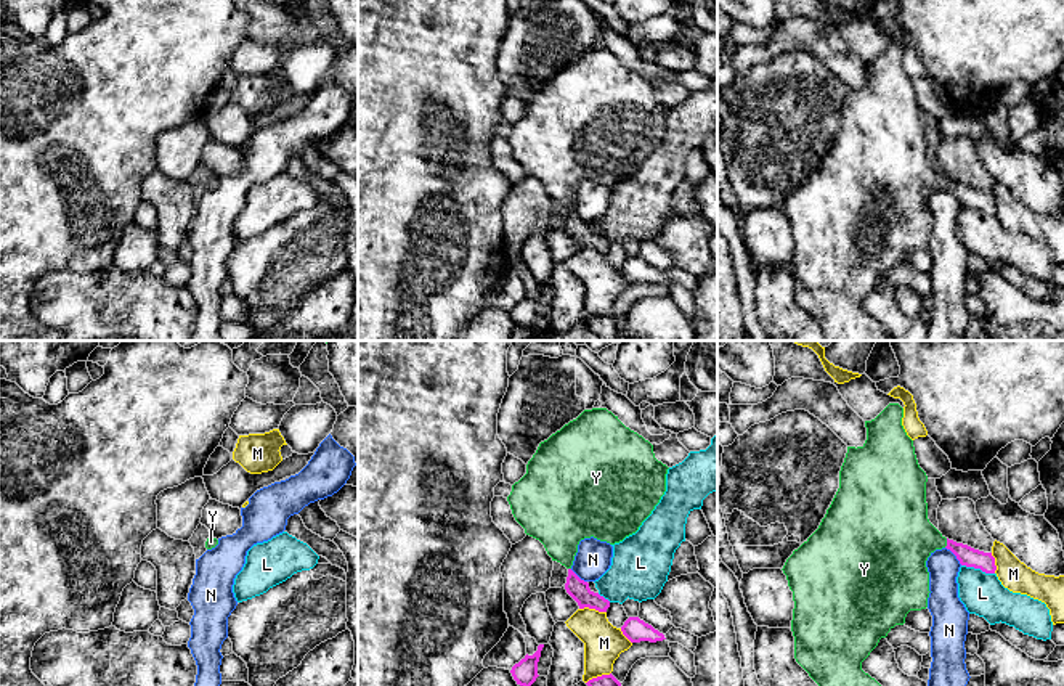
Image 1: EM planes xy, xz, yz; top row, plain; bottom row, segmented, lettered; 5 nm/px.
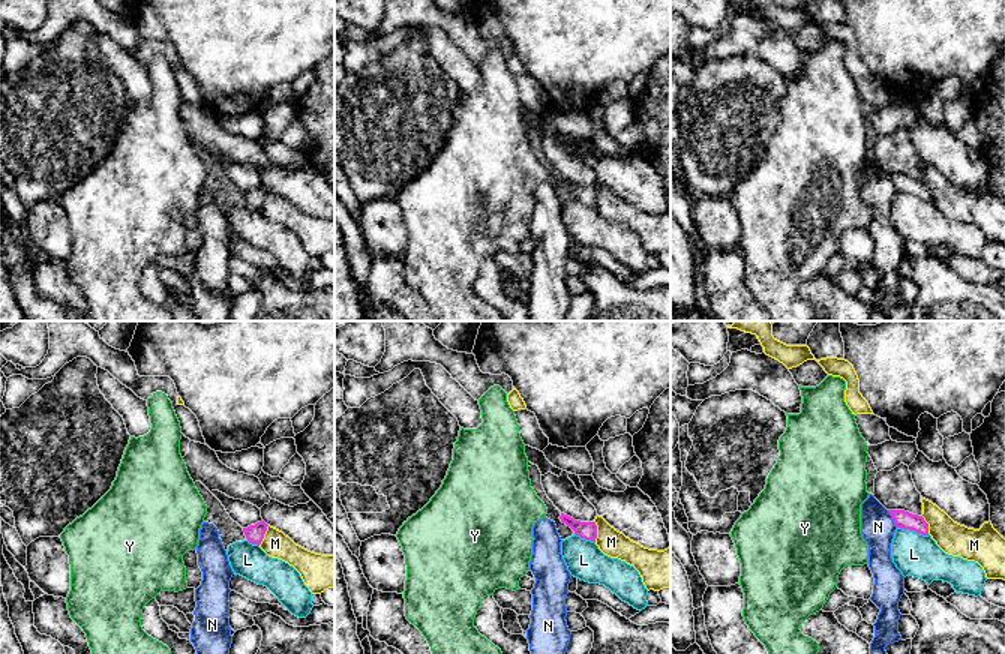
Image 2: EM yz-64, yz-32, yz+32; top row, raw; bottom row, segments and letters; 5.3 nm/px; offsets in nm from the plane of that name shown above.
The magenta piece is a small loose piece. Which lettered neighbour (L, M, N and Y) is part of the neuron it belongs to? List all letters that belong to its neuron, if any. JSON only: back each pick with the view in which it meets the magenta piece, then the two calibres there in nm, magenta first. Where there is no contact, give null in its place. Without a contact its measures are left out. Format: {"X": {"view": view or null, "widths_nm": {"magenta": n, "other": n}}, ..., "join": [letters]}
{"Y": {"view": "yz", "widths_nm": {"magenta": 100, "other": 360}}, "join": ["Y"]}

